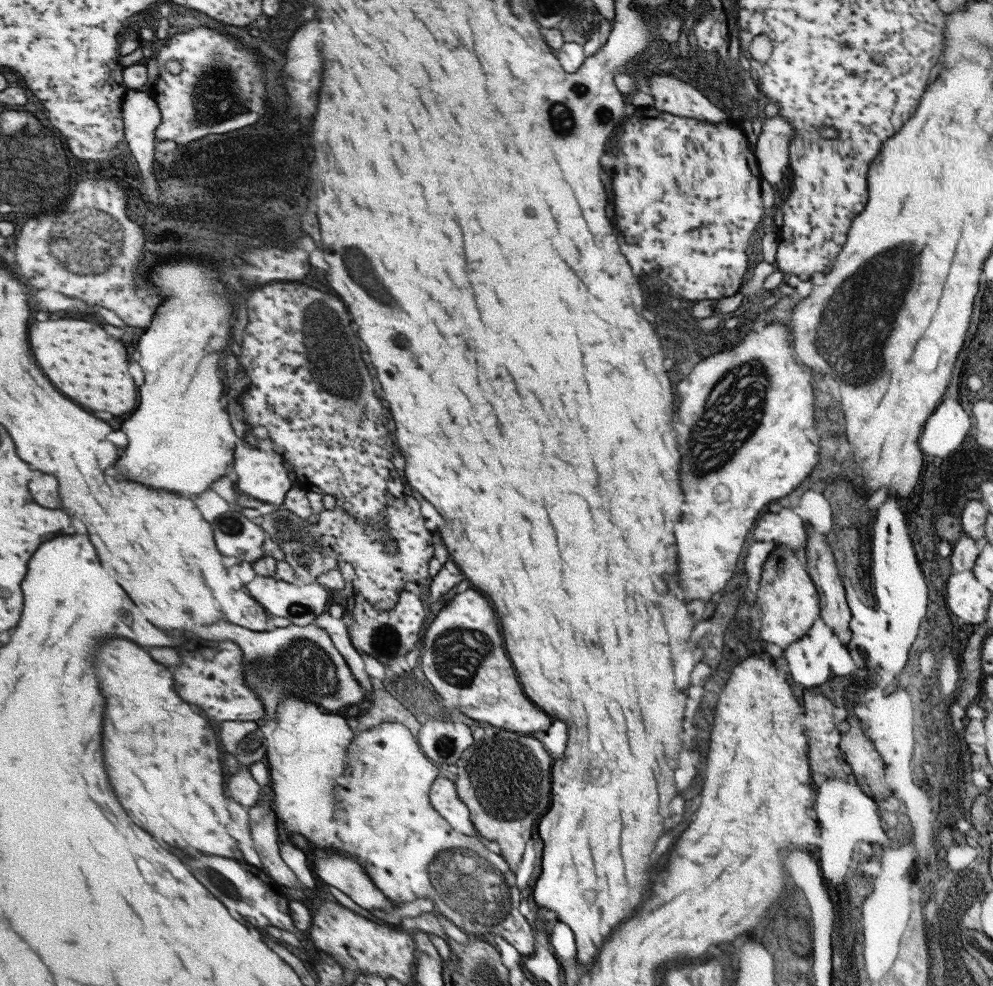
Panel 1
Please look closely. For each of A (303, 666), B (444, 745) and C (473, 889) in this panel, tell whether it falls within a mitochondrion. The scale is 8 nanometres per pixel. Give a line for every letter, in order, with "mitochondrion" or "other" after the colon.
A: mitochondrion
B: mitochondrion
C: mitochondrion

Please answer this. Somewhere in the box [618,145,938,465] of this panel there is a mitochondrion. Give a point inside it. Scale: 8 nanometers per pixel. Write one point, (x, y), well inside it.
(865, 300)

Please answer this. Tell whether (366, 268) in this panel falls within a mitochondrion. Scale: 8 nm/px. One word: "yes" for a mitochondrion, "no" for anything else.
yes

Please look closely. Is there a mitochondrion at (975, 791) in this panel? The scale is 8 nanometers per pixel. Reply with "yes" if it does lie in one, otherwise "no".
no

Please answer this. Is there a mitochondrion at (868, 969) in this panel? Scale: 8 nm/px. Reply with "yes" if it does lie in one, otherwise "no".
no

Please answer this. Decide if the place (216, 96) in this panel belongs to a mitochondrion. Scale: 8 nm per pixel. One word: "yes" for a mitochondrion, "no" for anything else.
yes

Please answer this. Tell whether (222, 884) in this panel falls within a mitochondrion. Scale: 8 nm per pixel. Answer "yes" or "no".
yes

